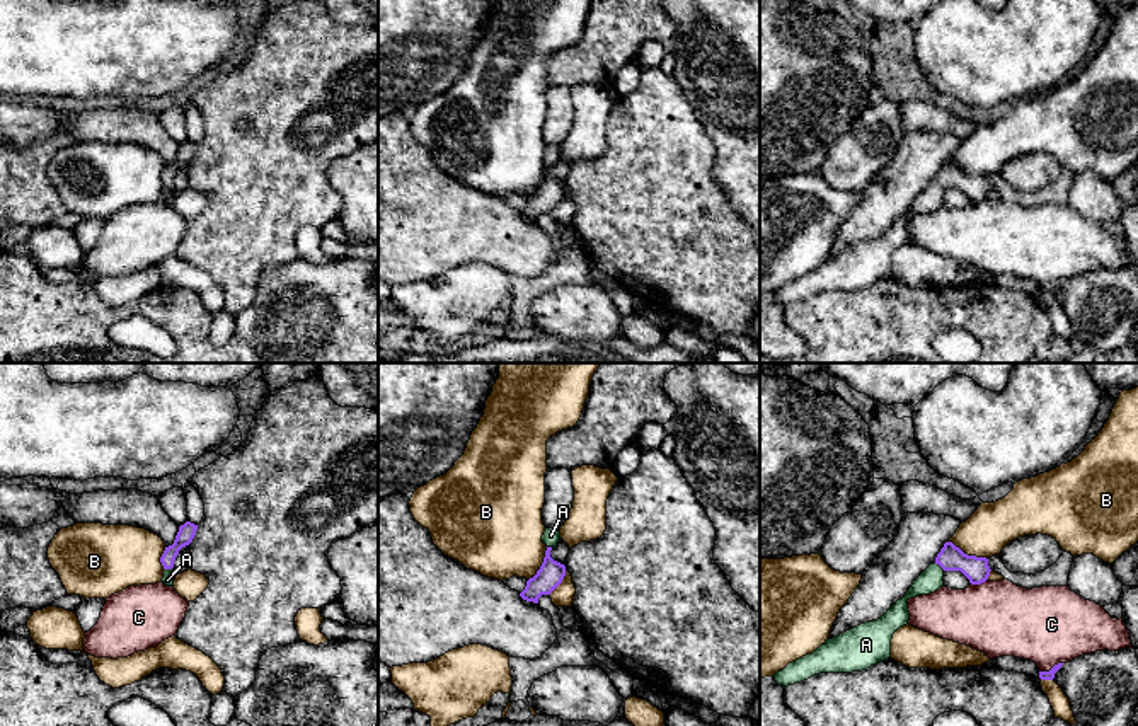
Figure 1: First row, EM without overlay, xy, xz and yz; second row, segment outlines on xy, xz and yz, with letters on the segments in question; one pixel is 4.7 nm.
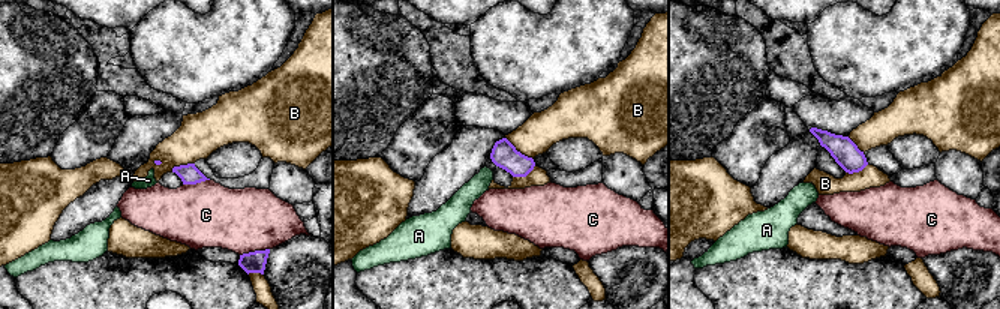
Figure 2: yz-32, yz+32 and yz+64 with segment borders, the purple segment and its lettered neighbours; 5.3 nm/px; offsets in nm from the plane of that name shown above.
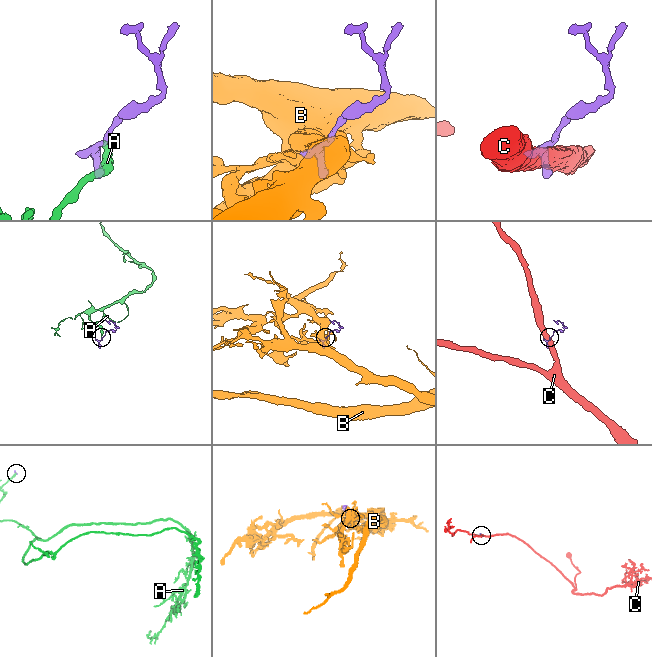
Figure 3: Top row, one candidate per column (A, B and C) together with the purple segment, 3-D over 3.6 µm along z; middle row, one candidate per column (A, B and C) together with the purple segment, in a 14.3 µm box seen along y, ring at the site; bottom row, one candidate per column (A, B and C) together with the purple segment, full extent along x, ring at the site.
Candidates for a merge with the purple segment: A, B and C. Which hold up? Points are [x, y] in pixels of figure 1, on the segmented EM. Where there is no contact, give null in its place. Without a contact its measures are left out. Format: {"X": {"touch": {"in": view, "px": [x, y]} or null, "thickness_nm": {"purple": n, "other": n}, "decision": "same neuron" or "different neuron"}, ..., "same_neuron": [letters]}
{"A": {"touch": {"in": "yz", "px": [939, 564]}, "thickness_nm": {"purple": 120, "other": 110}, "decision": "same neuron"}, "B": {"touch": {"in": "yz", "px": [966, 554]}, "thickness_nm": {"purple": 120, "other": 220}, "decision": "different neuron"}, "C": {"touch": {"in": "yz", "px": [1051, 668]}, "thickness_nm": {"purple": 50, "other": 360}, "decision": "different neuron"}, "same_neuron": ["A"]}

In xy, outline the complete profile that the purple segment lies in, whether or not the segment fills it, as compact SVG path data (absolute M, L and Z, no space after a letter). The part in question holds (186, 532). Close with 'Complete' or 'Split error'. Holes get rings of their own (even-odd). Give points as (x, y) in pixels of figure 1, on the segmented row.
M186 521L184 525L179 527L179 532L175 535L175 540L172 545L165 547L160 562L164 566L164 578L162 583L165 586L174 586L174 561L179 554L179 550L186 545L189 545L196 535L198 525Z. Split error

